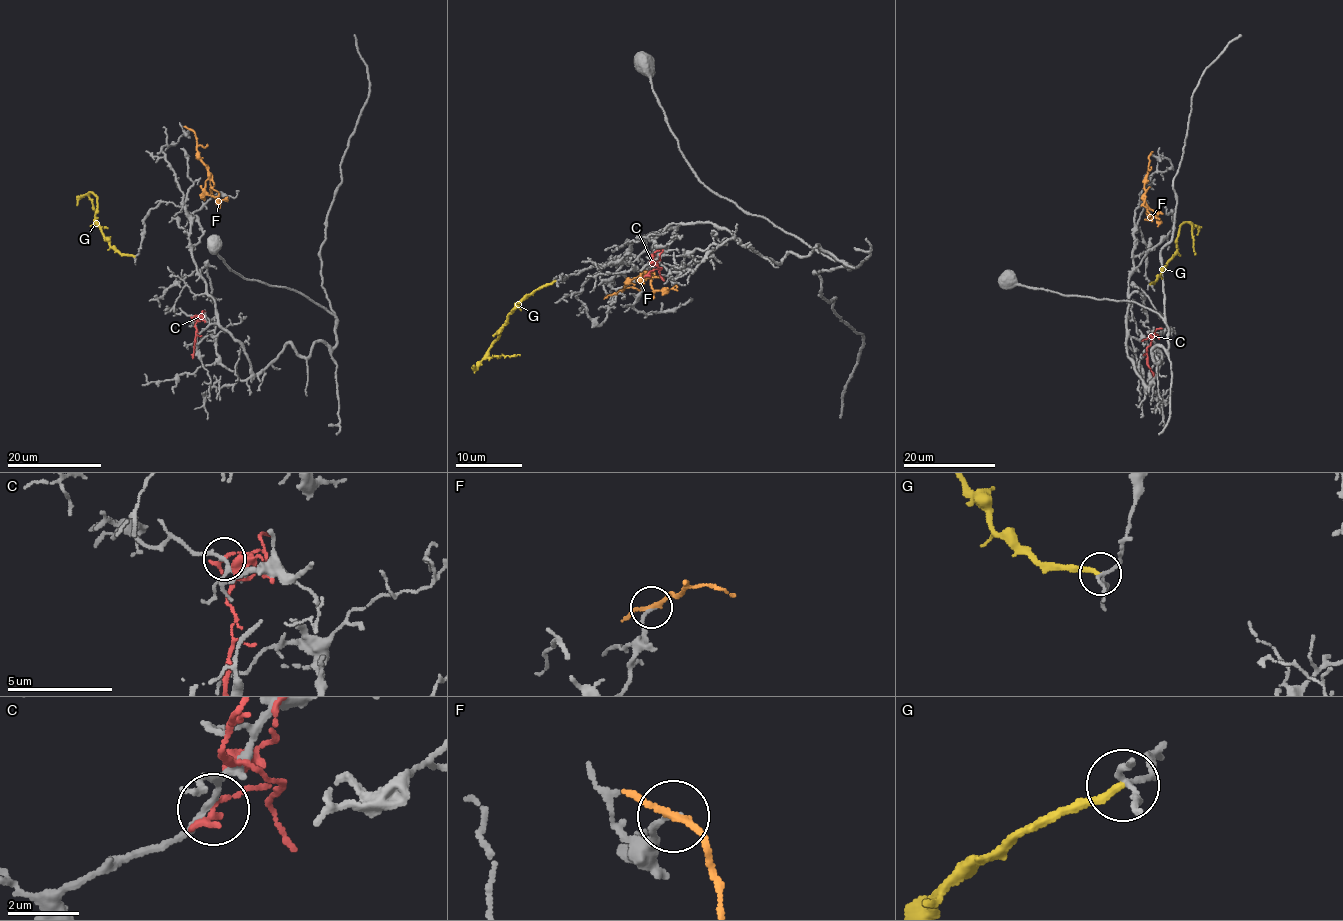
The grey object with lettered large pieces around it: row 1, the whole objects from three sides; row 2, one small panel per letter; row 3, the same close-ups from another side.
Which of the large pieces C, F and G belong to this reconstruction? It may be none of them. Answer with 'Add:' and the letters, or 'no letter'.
Add: no letter

